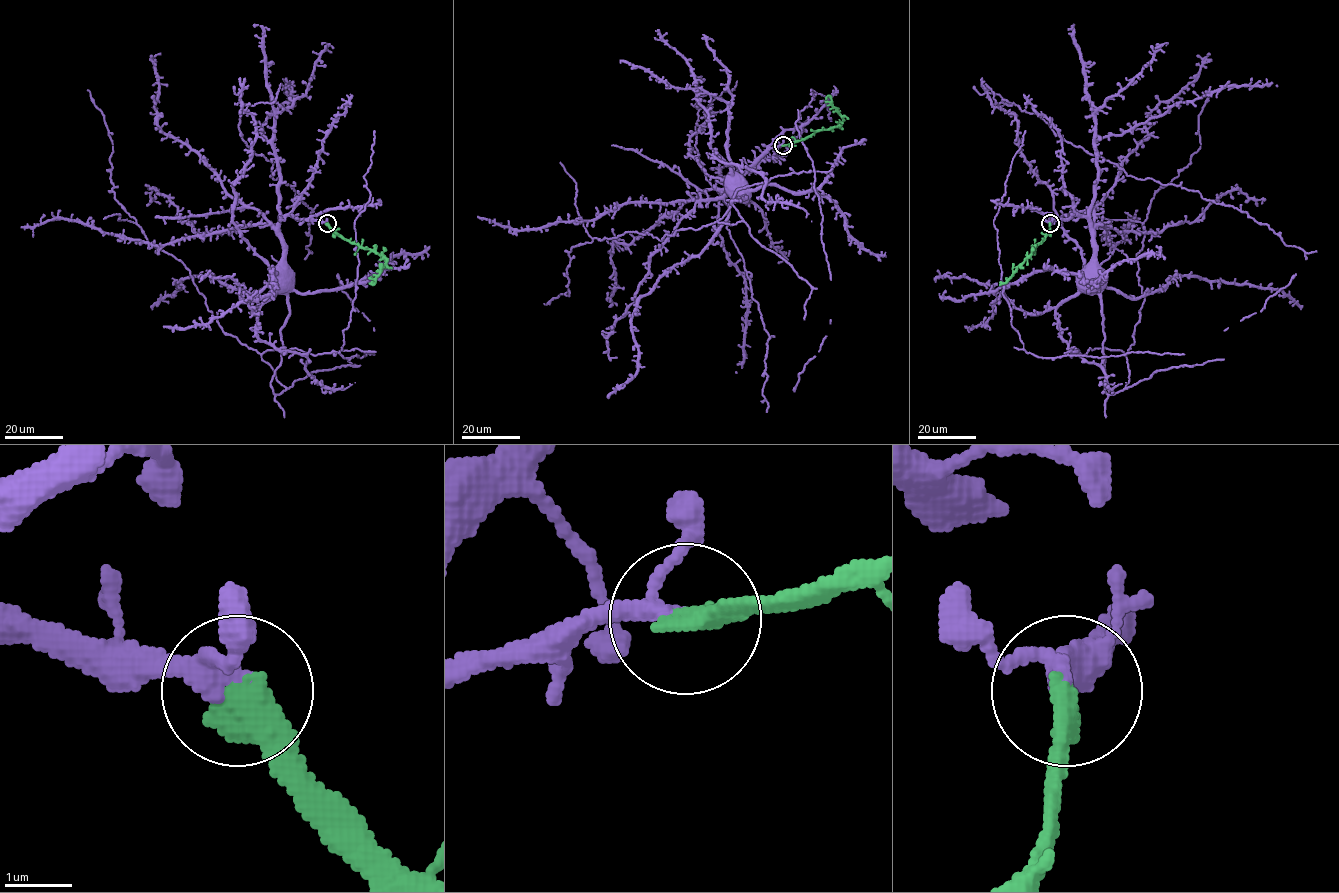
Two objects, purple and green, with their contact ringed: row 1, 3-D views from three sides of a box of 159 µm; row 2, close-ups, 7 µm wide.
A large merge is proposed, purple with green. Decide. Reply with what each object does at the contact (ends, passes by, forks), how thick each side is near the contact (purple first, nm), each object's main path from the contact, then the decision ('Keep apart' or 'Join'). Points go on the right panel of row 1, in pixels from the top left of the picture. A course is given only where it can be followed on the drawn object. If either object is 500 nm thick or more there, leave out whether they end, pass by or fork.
At the ring purple passes by. At the ring green ends. Thickness 280 nm (purple) against 480 nm. Course of purple: (1050, 223), (1069, 219), (1074, 215), (1084, 216), (1089, 222), (1096, 272). Course of green: (1050, 223), (1046, 237), (1010, 277), (1000, 283), (1003, 283). Join

